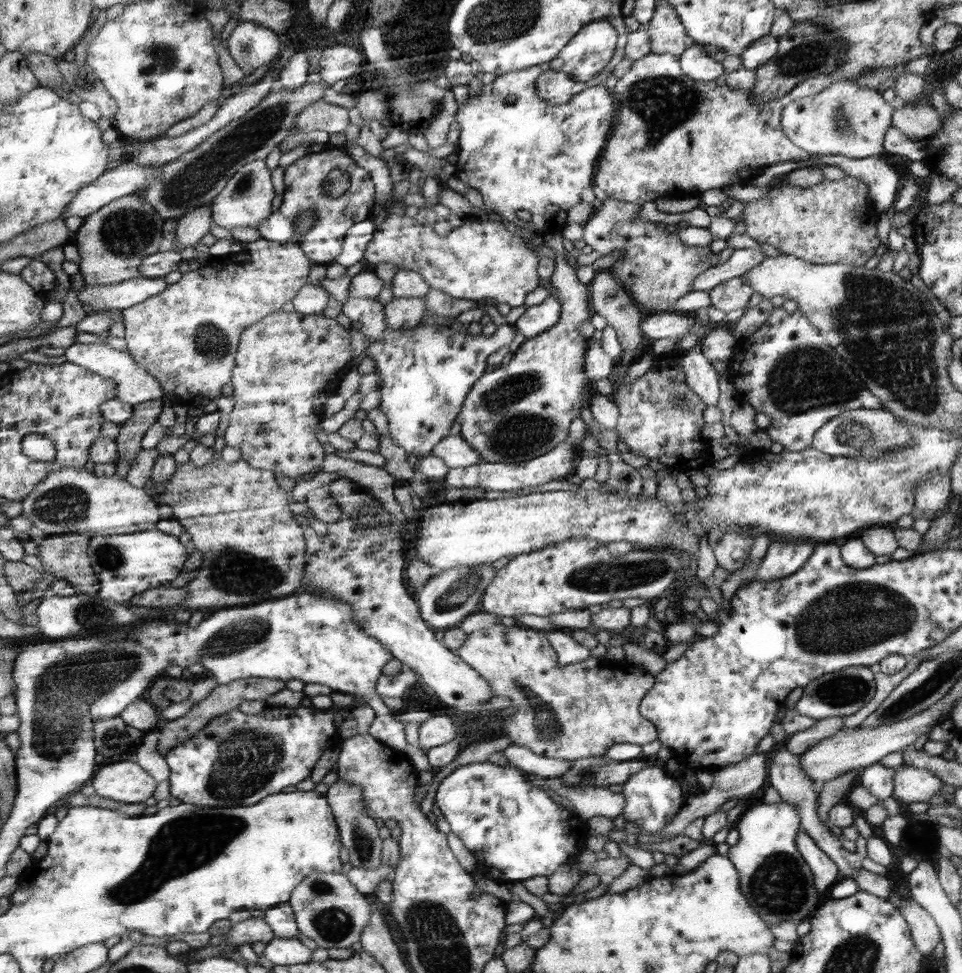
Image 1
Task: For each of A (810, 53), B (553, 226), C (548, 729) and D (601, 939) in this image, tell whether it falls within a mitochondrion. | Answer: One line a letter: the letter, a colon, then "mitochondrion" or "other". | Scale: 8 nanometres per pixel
A: mitochondrion
B: other
C: mitochondrion
D: other

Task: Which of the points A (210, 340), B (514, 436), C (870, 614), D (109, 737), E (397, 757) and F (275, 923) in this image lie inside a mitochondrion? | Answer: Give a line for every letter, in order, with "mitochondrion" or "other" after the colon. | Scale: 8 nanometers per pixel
A: mitochondrion
B: mitochondrion
C: mitochondrion
D: mitochondrion
E: other
F: other

